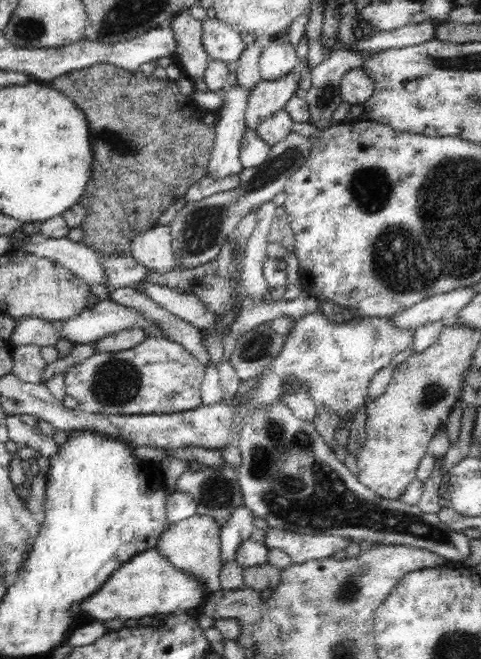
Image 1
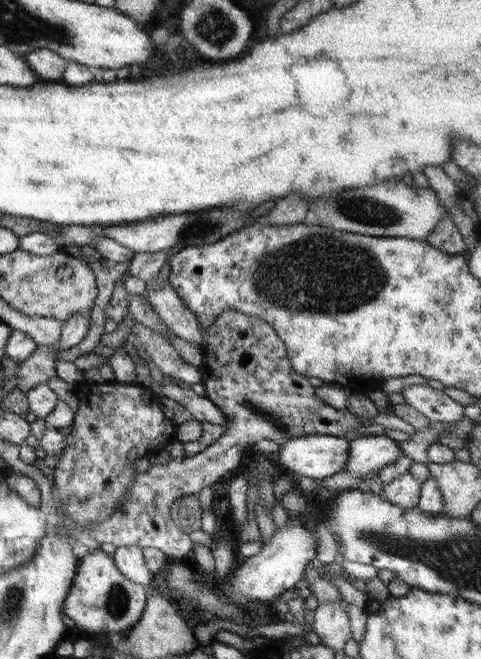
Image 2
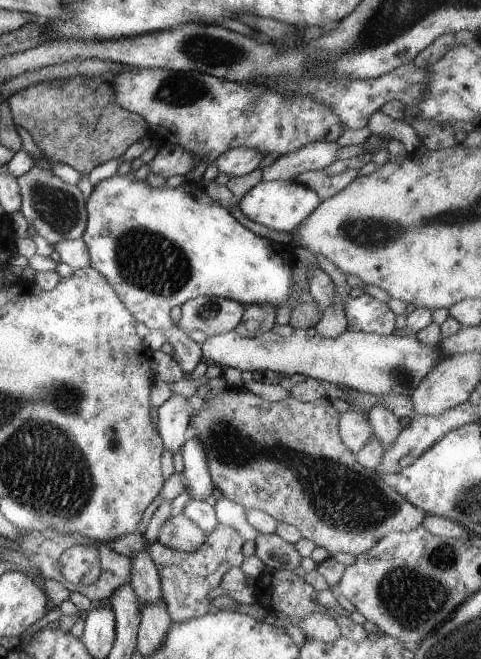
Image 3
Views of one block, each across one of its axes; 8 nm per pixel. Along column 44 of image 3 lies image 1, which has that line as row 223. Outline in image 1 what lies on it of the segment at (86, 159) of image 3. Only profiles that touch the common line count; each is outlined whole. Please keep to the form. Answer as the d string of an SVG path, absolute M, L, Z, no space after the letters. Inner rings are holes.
M92 64L88 68L80 68L57 76L48 84L70 97L74 104L84 106L81 109L90 126L94 164L91 179L79 201L79 204L86 209L86 218L81 224L83 230L81 243L93 248L100 256L131 256L129 246L132 240L140 232L146 232L158 225L157 218L160 218L162 212L177 199L184 197L192 184L203 176L208 176L209 161L215 143L214 128L203 124L205 113L203 109L194 103L191 96L183 95L182 91L178 90L176 80L168 77L160 80L153 74L148 76L140 70L132 72L113 64ZM108 132L114 132L114 146L112 140L98 138Z

